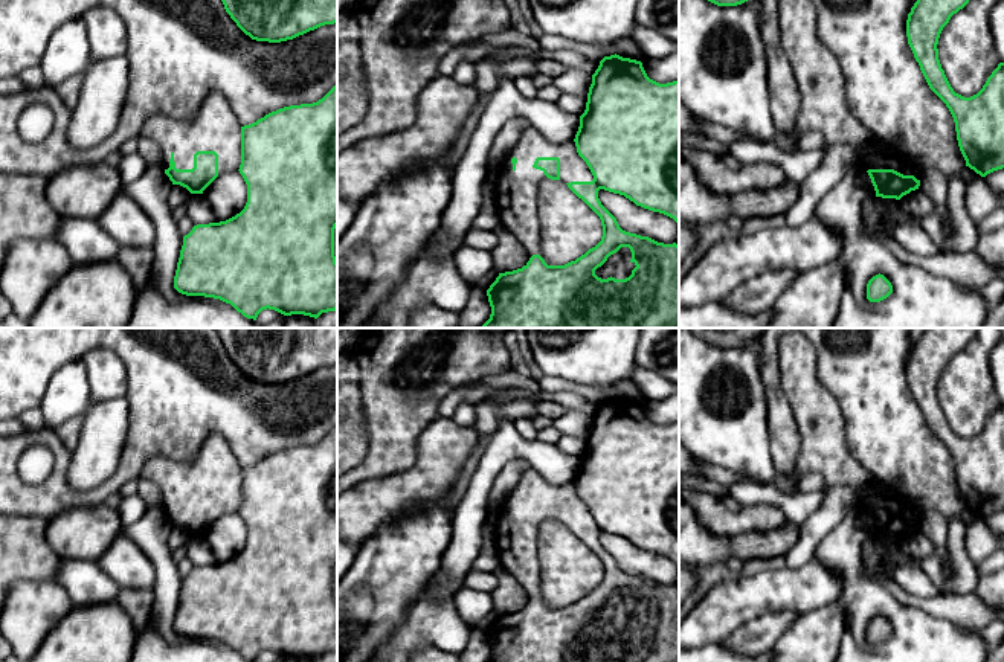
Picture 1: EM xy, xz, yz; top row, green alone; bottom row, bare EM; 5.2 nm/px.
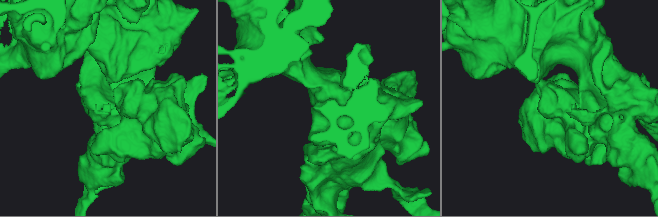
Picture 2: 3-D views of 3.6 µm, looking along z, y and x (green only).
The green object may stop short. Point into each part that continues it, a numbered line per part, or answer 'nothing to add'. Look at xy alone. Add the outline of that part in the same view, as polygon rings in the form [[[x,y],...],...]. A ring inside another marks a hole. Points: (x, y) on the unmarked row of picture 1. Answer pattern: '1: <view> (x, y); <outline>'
1: xy (215, 469); [[[209,435],[189,462],[150,459],[140,477],[154,482],[162,493],[162,509],[172,499],[177,511],[192,511],[197,493],[218,496],[218,517],[238,513],[241,506],[241,465],[226,438]]]

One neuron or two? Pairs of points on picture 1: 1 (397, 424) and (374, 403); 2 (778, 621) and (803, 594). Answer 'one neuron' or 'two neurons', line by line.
1: one neuron
2: two neurons

